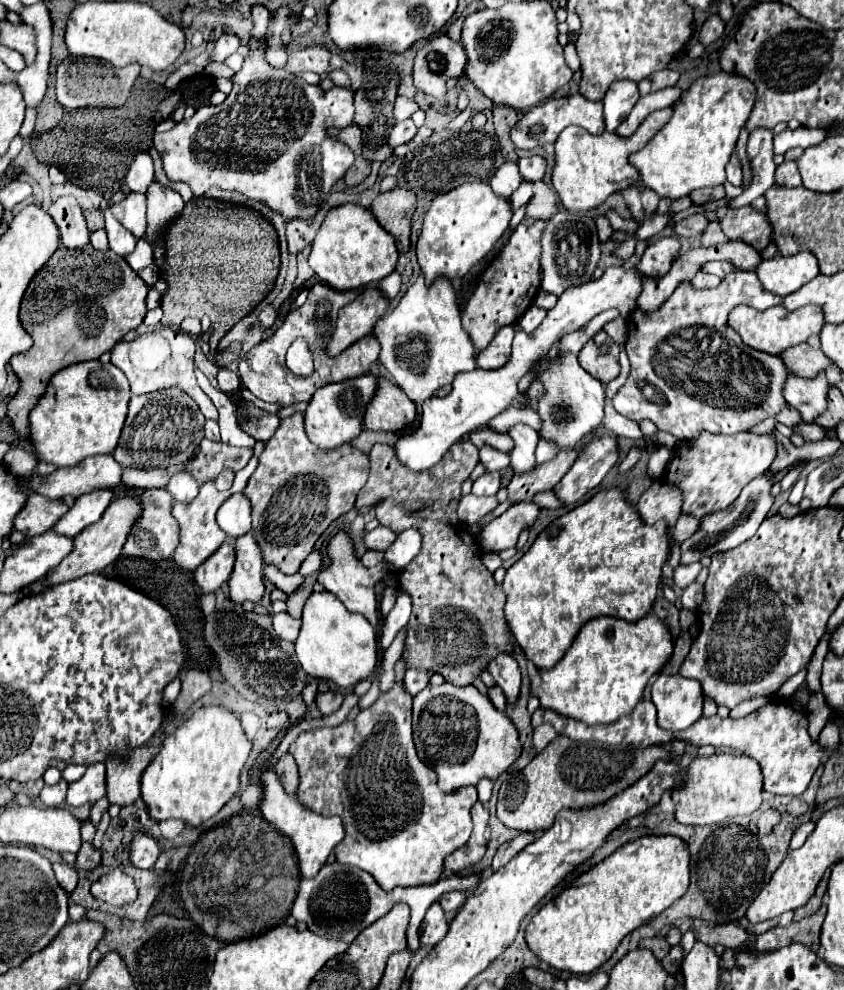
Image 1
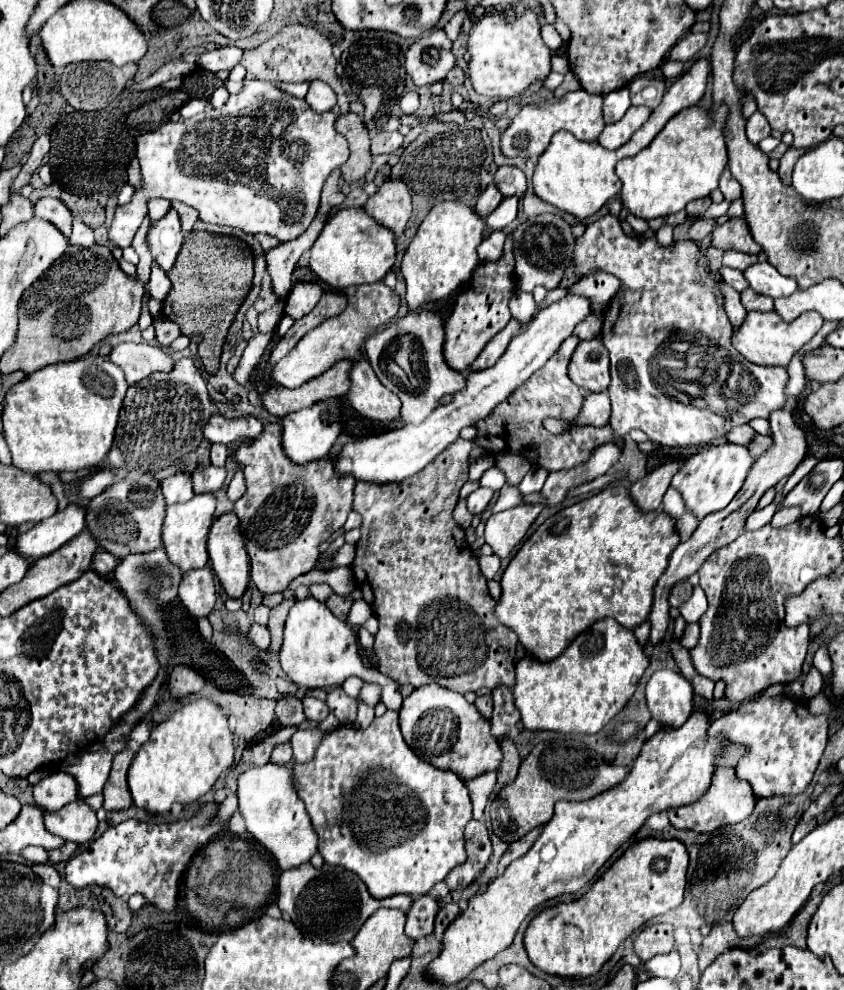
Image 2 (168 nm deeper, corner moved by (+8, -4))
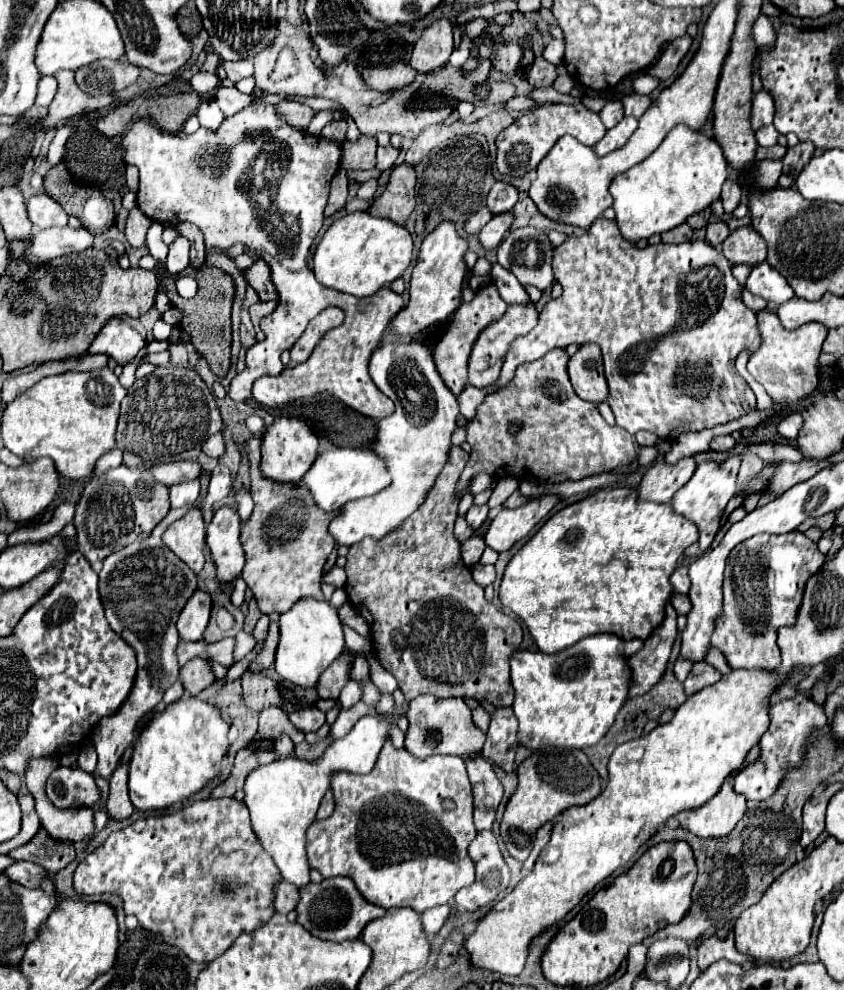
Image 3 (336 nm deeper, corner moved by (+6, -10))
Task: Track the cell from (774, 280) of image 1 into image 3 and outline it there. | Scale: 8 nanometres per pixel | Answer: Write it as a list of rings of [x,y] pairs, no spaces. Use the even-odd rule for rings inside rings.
[[[766,262],[752,268],[752,272],[748,276],[748,282],[746,282],[746,288],[752,294],[764,298],[772,306],[780,306],[794,296],[786,278],[778,270],[770,268]]]

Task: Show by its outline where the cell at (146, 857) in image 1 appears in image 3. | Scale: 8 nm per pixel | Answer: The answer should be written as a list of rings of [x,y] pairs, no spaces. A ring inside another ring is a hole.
[[[208,798],[208,800],[194,802],[192,806],[186,806],[180,812],[174,812],[174,814],[168,814],[168,816],[162,816],[162,818],[140,818],[134,824],[130,824],[130,826],[118,830],[118,832],[112,832],[106,838],[106,842],[102,842],[98,848],[94,848],[78,864],[78,868],[74,872],[74,890],[78,894],[84,894],[84,896],[106,894],[106,892],[120,896],[120,900],[124,902],[126,914],[134,914],[138,918],[138,922],[146,930],[150,930],[152,934],[162,934],[164,942],[182,948],[182,952],[190,960],[194,960],[194,962],[210,962],[210,960],[218,958],[242,932],[252,932],[258,926],[262,926],[264,922],[268,922],[268,918],[272,918],[272,914],[274,914],[272,888],[274,888],[274,884],[278,880],[280,880],[280,872],[278,872],[276,864],[272,862],[270,854],[266,854],[266,850],[262,850],[258,838],[254,838],[254,832],[250,830],[250,816],[248,816],[248,810],[246,810],[244,802],[238,802],[234,798],[218,798],[218,800],[216,798]]]

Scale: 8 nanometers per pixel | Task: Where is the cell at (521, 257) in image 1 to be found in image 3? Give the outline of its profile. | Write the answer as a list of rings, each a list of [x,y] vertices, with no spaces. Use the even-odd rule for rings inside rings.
[[[494,282],[486,284],[484,288],[480,288],[476,294],[474,294],[474,300],[468,302],[468,304],[462,304],[452,316],[450,316],[450,322],[448,322],[448,328],[444,332],[444,336],[440,338],[440,342],[434,346],[434,362],[438,366],[438,372],[442,374],[442,380],[446,382],[446,386],[450,386],[450,390],[454,394],[460,394],[464,390],[464,386],[468,384],[468,360],[470,360],[470,352],[480,336],[480,332],[500,320],[506,312],[506,302],[502,302],[500,294],[498,294],[498,288]]]

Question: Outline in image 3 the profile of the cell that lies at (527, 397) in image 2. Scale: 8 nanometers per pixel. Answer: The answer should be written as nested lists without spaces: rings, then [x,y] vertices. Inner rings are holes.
[[[554,348],[542,360],[520,364],[516,368],[514,378],[498,392],[488,394],[488,398],[478,406],[476,416],[472,418],[472,422],[468,422],[466,440],[472,446],[472,456],[462,472],[462,480],[458,484],[458,496],[468,492],[470,480],[478,472],[488,472],[490,476],[496,476],[496,478],[502,478],[508,474],[518,478],[534,476],[548,484],[558,484],[562,480],[582,480],[586,476],[612,472],[616,468],[624,468],[634,462],[636,458],[634,438],[620,426],[608,426],[604,418],[600,416],[596,404],[582,400],[574,392],[568,380],[568,370],[566,370],[568,360],[570,356],[564,348]],[[512,420],[518,420],[522,424],[516,432],[510,432]]]

